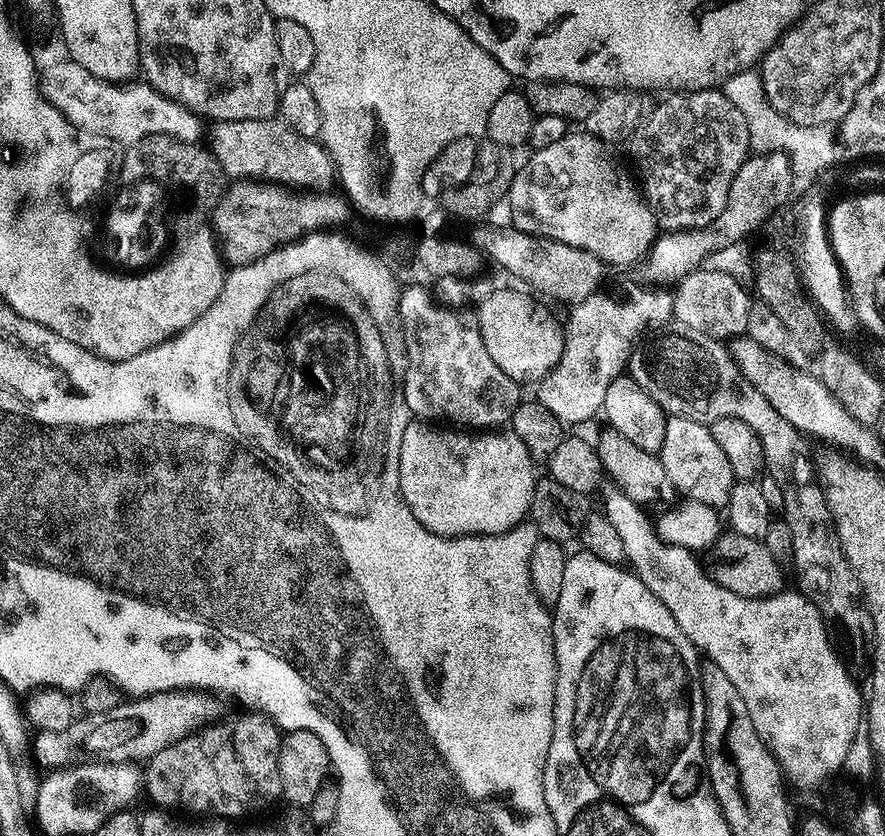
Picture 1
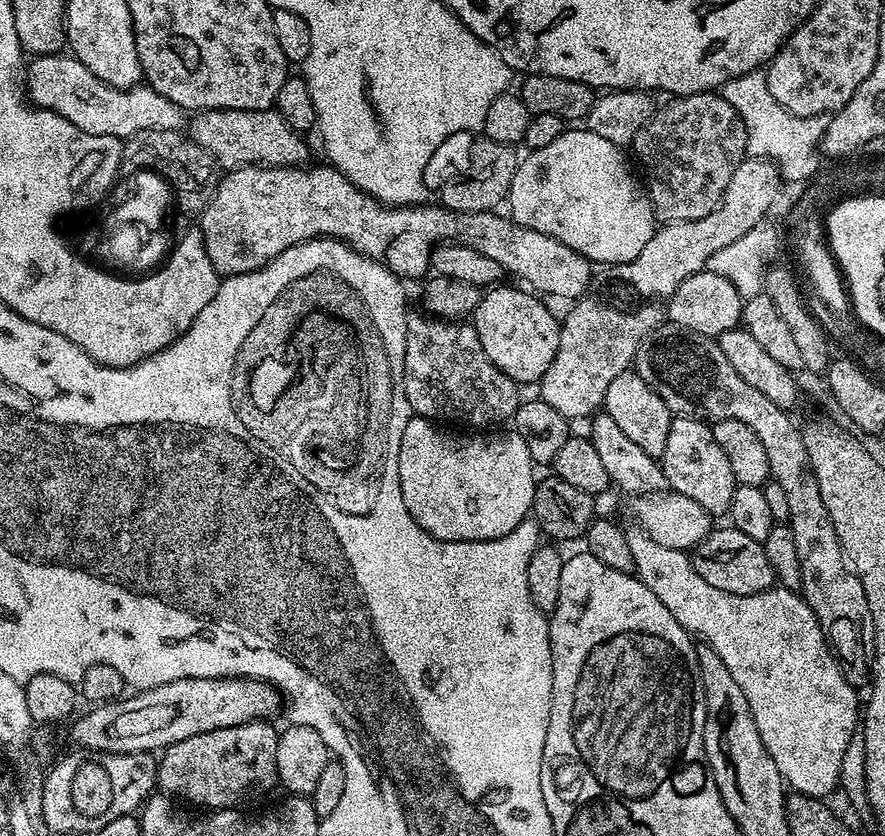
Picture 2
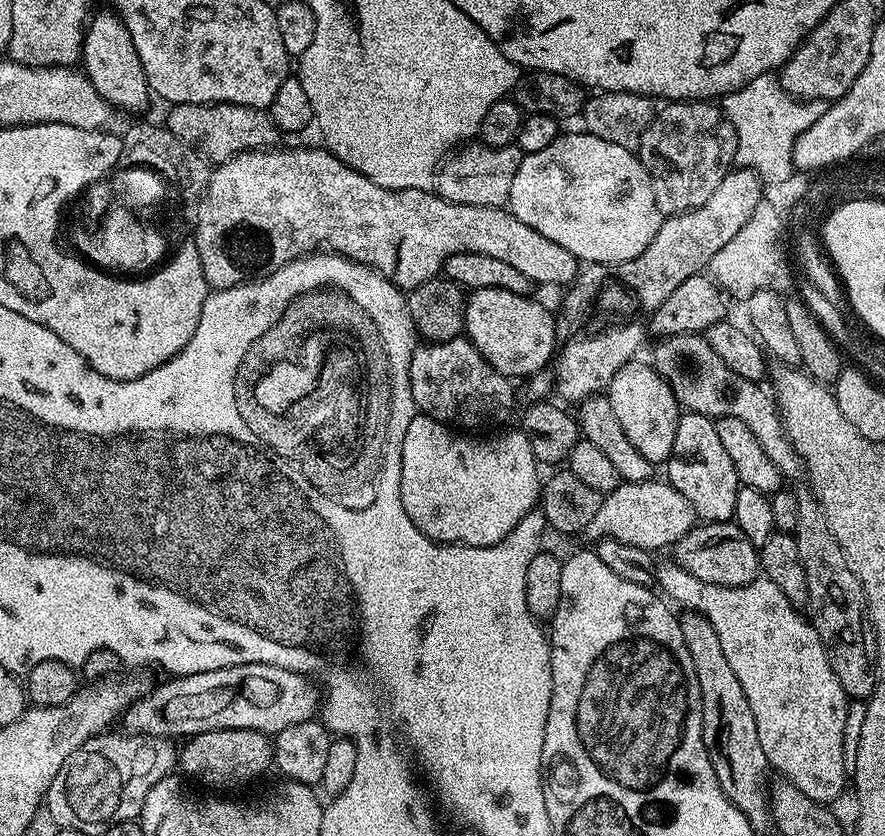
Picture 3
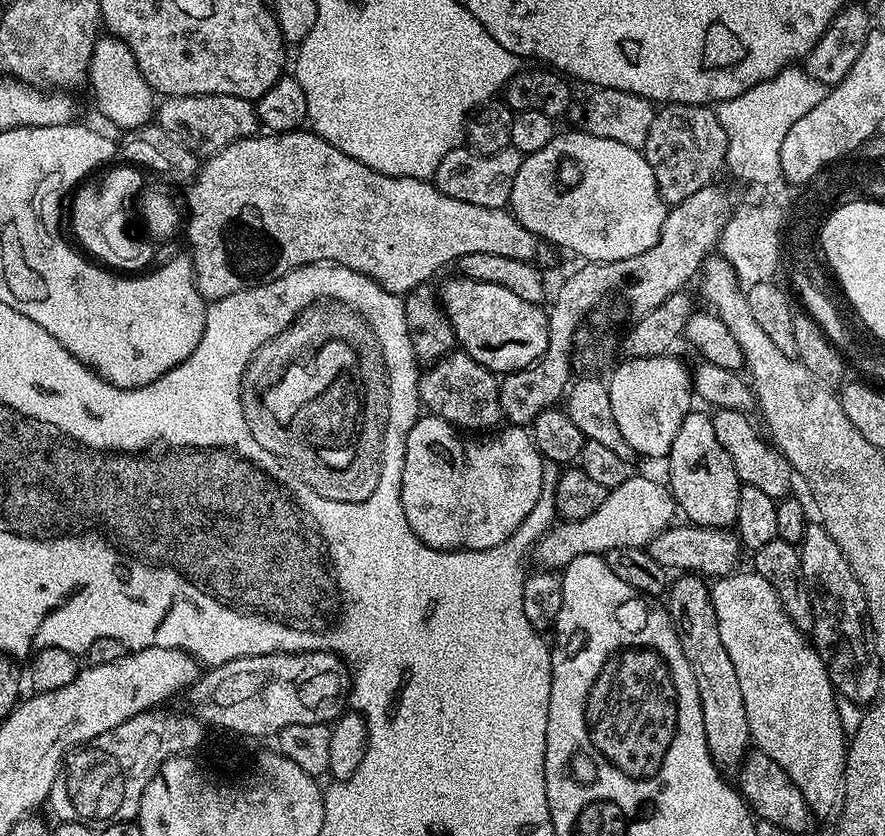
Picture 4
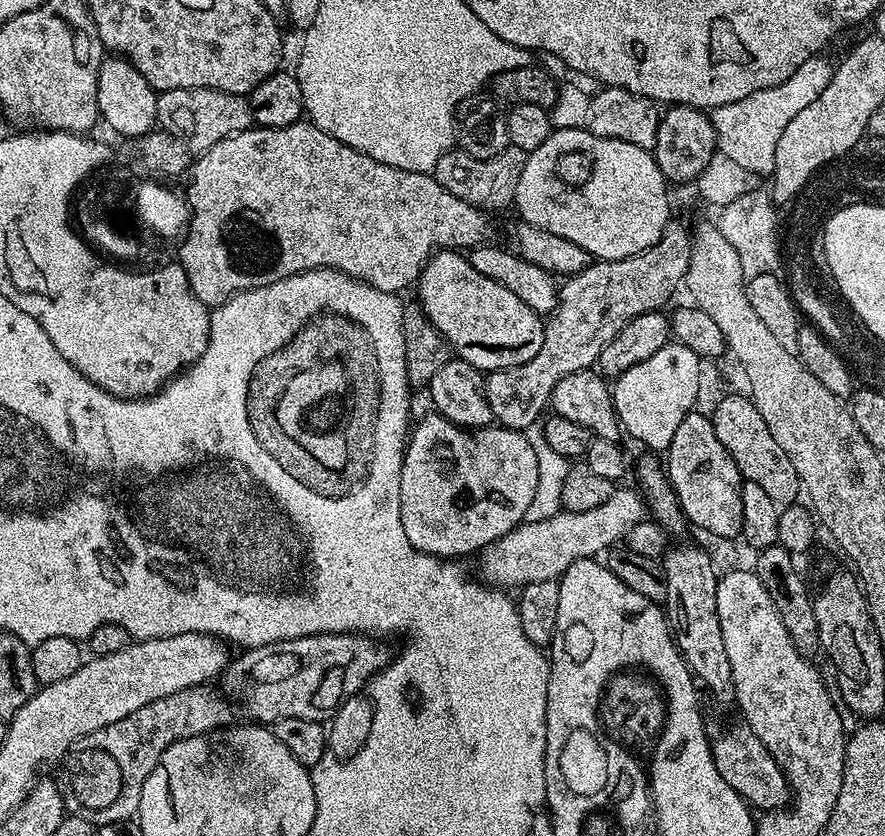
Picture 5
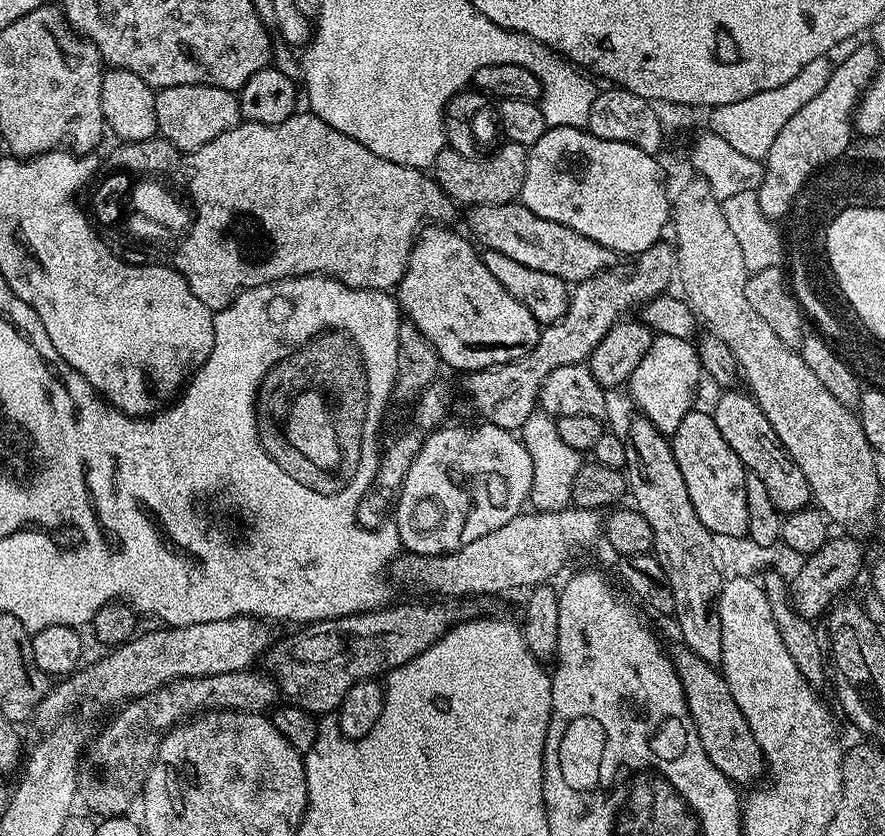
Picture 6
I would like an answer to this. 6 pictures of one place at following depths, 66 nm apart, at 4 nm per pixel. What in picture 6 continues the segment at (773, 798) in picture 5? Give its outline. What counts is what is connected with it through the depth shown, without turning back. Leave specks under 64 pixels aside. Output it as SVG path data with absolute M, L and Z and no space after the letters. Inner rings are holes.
M677 646L671 649L670 655L674 670L682 682L682 694L686 698L690 718L698 730L702 750L706 750L706 758L710 758L710 762L714 762L714 766L718 766L718 770L722 770L733 785L755 785L766 772L762 746L758 746L758 738L754 738L750 722L746 722L742 710L738 710L738 702L734 702L734 694L730 694L730 686L723 675L689 648Z

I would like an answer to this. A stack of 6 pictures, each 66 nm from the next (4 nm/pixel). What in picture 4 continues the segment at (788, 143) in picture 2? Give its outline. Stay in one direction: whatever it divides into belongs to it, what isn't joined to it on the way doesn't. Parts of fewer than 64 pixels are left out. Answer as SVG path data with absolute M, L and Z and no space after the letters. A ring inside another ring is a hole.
M800 66L784 68L774 78L766 82L758 82L746 90L746 94L738 94L738 98L723 100L715 105L714 111L718 122L722 122L722 130L726 130L727 171L732 171L746 182L753 181L756 175L763 175L764 158L773 159L778 144L786 139L786 133L798 118L810 114L822 98L826 98L828 88L818 82L807 70Z

